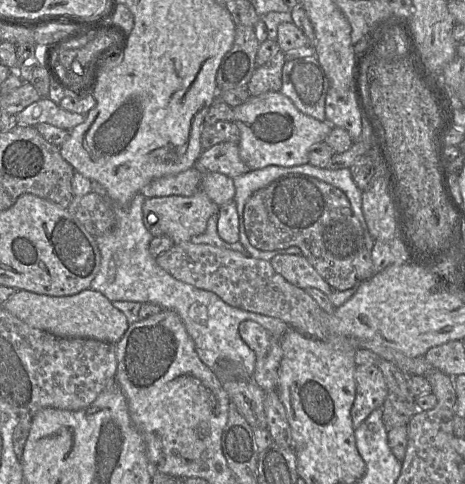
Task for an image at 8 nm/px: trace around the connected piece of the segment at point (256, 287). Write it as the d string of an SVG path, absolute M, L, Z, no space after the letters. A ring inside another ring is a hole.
M191 241L174 244L169 250L157 256L155 260L162 269L177 280L199 289L212 291L230 306L278 318L290 328L304 335L323 339L333 348L341 350L369 349L380 358L393 363L408 376L424 376L431 369L435 369L424 356L408 357L377 342L331 333L329 330L330 315L305 290L289 283L281 274L277 273L270 261L246 257L231 249L208 244L194 244Z

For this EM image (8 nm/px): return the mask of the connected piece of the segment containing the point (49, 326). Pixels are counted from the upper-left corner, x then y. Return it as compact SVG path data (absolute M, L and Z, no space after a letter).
M91 288L69 296L49 296L27 290L16 290L2 306L29 326L62 338L88 338L116 344L129 327L125 314L115 308L102 293Z

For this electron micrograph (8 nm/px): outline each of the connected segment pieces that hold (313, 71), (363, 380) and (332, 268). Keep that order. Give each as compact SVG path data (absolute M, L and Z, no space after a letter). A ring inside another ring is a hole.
M314 54L285 62L280 93L288 97L302 113L322 122L327 121L325 100L329 88L329 79Z
M358 365L355 369L356 397L351 408L352 424L357 429L370 413L382 408L388 387L376 365Z
M303 174L285 175L268 186L255 191L244 206L244 226L248 239L255 248L273 251L296 246L321 277L333 290L345 291L359 282L356 277L354 260L364 248L363 229L351 210L343 191L312 176Z

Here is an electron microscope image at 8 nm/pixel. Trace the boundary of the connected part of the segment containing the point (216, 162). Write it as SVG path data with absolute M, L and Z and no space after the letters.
M221 142L202 150L196 167L202 172L218 172L230 178L252 171L242 161L239 145L234 142Z

